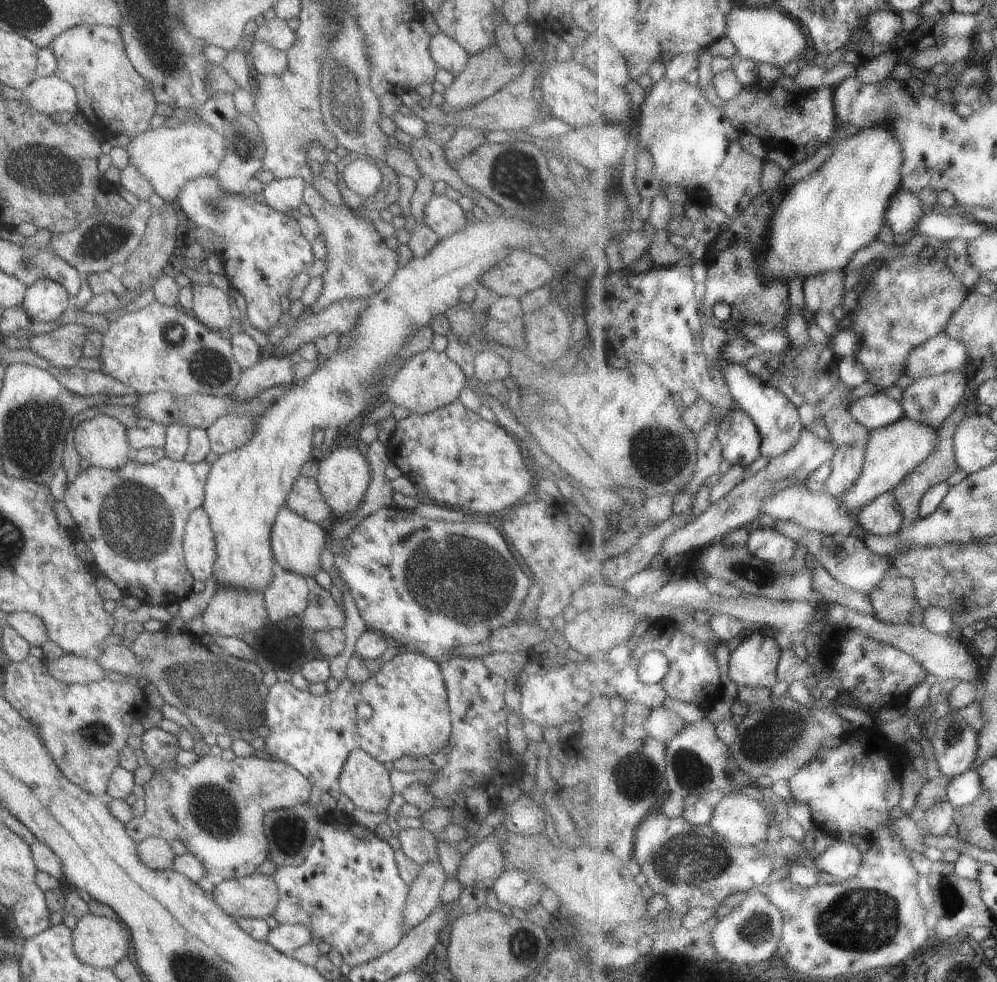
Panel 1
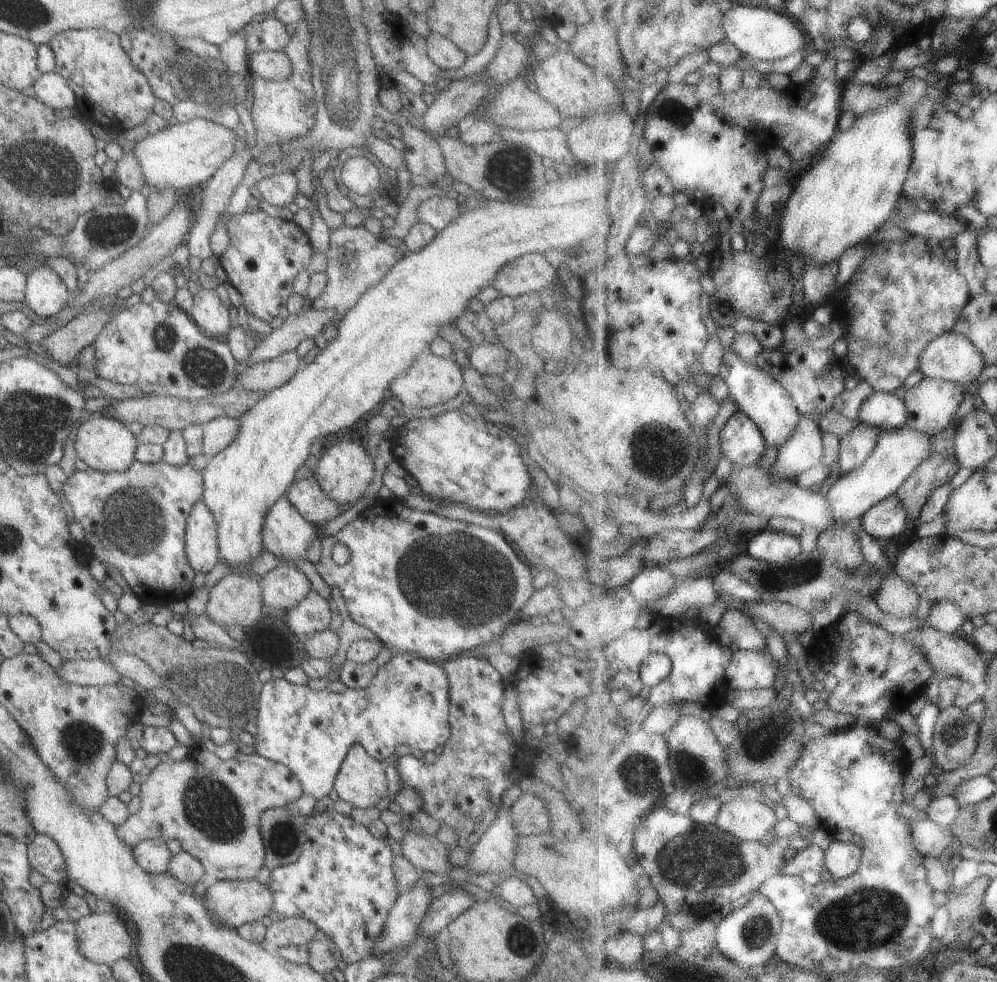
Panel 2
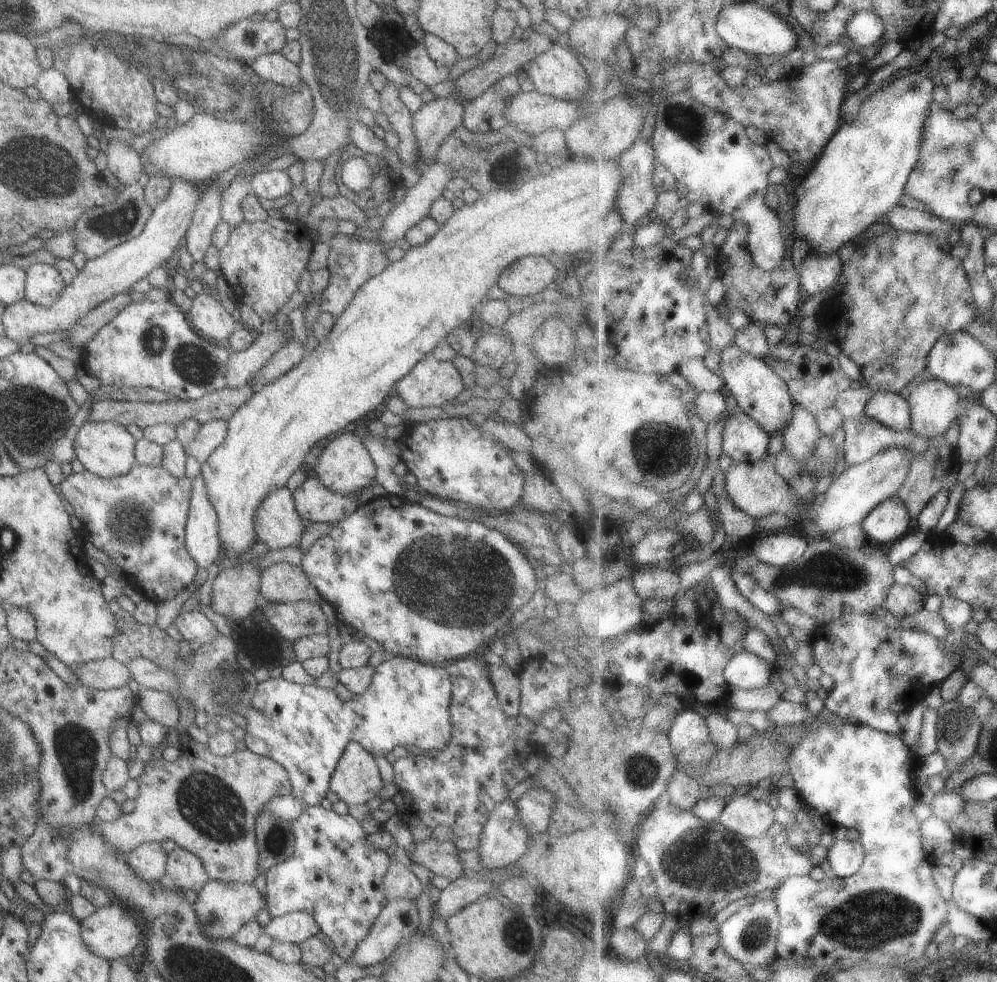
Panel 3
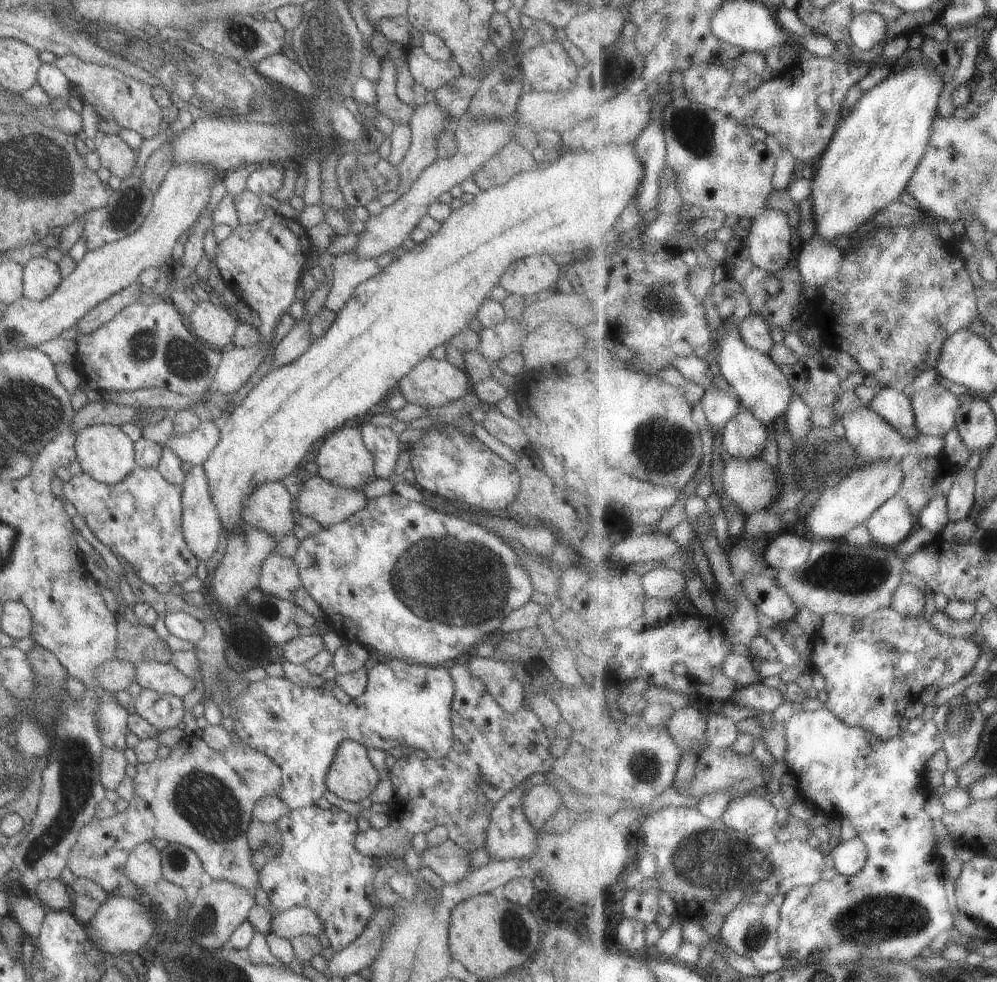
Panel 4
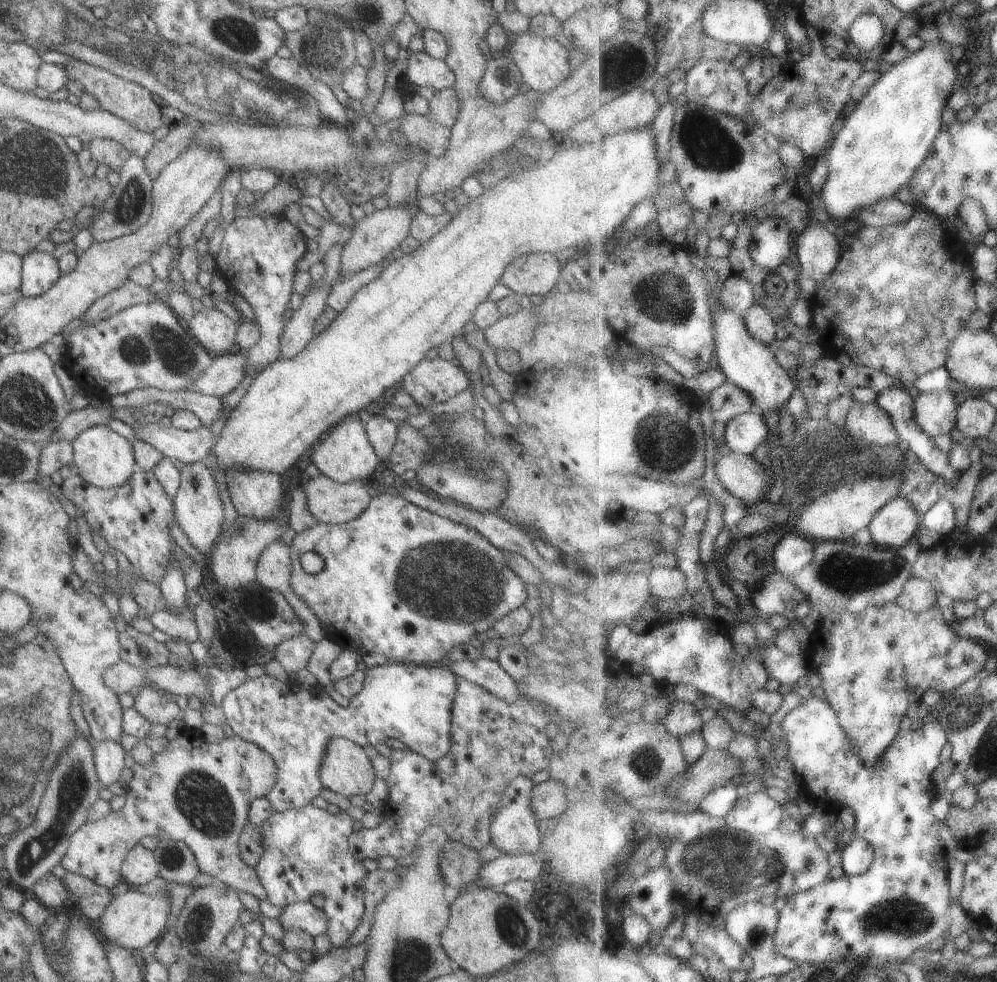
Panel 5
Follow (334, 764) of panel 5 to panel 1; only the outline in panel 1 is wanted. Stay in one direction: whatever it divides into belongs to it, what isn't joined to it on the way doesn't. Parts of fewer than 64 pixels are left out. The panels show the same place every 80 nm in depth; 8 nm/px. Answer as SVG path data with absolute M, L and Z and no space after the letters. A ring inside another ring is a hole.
M359 749L347 755L335 785L351 800L354 808L373 813L385 813L393 794L383 763Z

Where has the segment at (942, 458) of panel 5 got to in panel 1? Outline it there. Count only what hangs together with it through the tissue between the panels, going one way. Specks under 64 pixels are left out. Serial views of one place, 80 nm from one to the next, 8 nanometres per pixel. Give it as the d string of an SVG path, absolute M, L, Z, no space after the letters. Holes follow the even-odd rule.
M884 393L857 399L848 411L869 430L892 425L907 417L901 401L893 400Z

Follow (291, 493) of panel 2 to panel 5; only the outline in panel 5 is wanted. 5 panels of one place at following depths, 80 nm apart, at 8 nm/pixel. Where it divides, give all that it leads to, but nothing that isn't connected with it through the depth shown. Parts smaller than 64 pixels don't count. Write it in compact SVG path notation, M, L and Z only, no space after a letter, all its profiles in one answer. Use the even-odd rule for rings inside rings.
M319 474L302 486L305 508L316 522L341 525L367 508L370 497L359 481L336 482Z

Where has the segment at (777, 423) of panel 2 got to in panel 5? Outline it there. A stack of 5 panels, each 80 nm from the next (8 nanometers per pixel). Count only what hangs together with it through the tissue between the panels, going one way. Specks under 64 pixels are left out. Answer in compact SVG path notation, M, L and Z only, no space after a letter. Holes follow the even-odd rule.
M718 282L712 291L712 310L714 314L714 331L716 344L715 362L720 367L728 383L739 386L745 390L753 402L755 402L755 411L763 416L767 412L777 411L784 413L785 407L790 403L793 392L797 384L792 375L785 371L779 364L773 350L763 344L759 338L755 338L747 330L745 312L735 311L733 308L725 308L721 296L723 296L724 284Z

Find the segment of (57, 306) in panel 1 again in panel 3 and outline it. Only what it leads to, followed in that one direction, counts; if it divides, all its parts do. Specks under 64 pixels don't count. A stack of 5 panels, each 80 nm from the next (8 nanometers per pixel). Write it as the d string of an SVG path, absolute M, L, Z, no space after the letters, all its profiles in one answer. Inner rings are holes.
M33 263L24 270L23 299L40 307L48 307L59 296L64 285L53 265Z

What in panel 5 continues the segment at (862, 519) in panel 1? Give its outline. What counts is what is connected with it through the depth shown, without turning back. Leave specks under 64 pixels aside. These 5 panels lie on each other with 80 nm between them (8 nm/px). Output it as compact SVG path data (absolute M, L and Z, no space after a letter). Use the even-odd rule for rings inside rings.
M900 494L875 514L868 529L877 547L901 548L915 539L920 522L914 503Z

